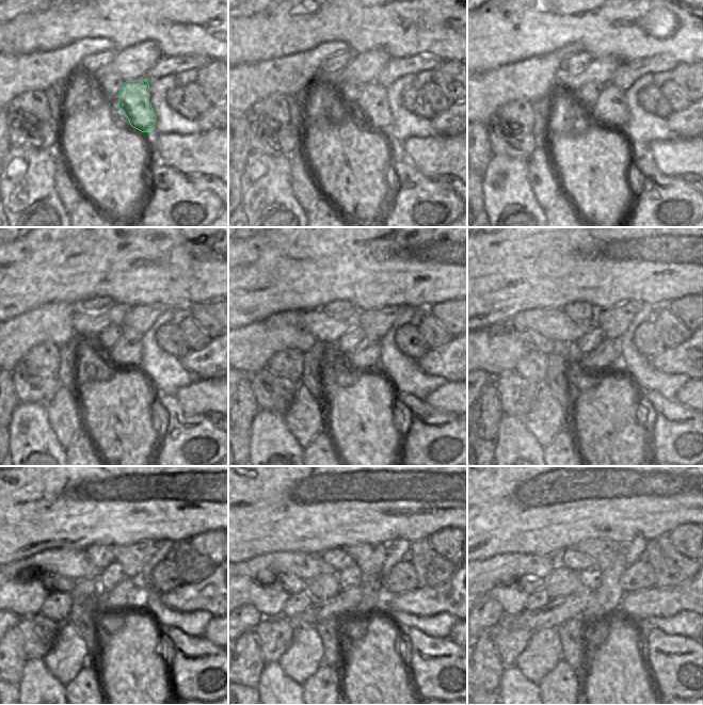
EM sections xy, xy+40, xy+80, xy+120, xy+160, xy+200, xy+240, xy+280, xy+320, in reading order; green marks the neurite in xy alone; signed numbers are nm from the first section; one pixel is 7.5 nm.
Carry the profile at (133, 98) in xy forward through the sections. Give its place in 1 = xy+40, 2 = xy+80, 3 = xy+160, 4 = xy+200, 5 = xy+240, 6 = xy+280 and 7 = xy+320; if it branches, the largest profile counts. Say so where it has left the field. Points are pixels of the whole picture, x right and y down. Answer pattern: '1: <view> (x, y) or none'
1: xy+40 (371, 108)
2: xy+80 (609, 111)
3: xy+160 (366, 355)
4: xy+200 (605, 356)
5: xy+240 (128, 590)
6: xy+280 (347, 598)
7: xy+320 (558, 611)

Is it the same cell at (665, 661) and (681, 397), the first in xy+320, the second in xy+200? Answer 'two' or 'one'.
two

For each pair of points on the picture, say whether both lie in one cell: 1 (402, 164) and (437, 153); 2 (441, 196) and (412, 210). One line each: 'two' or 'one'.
1: two
2: one

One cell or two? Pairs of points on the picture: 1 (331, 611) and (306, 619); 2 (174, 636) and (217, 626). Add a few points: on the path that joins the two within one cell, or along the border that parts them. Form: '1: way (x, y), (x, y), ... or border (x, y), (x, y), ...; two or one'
1: way (324, 611), (313, 614); one
2: border (203, 637), (217, 646); two

